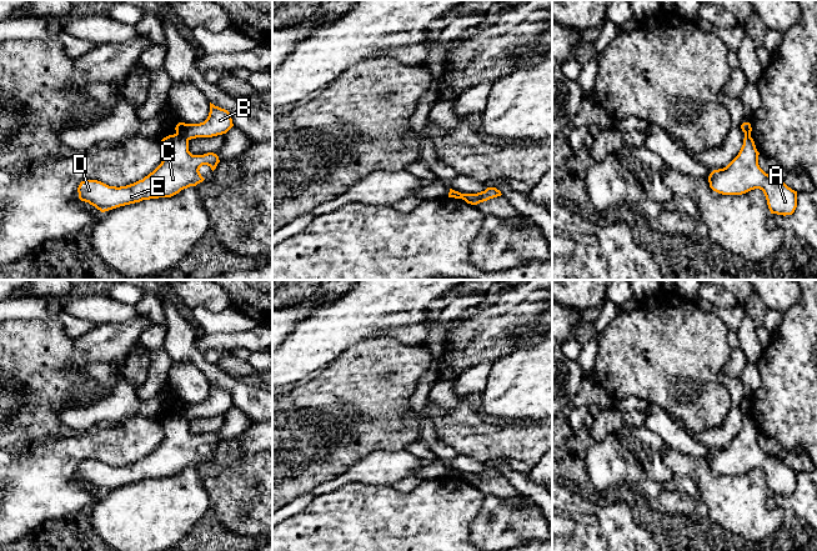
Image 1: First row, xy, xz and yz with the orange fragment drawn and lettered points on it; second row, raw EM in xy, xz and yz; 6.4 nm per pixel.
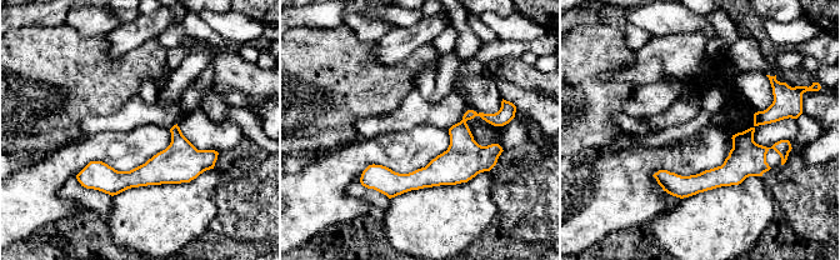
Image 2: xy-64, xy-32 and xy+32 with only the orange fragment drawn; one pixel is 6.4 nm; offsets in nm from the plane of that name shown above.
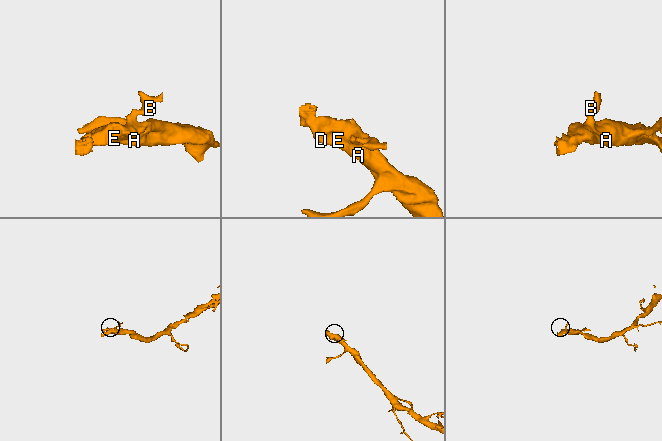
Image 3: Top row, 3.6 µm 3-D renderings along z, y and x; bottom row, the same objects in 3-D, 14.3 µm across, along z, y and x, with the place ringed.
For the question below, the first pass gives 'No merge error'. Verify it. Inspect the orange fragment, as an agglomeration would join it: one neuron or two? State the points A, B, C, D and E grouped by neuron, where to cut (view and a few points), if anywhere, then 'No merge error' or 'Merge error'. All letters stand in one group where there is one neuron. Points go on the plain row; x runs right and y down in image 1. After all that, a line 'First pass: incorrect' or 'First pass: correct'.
Groups: A C D E / B. Split along xy (176, 412), (188, 420). Merge error
First pass: incorrect

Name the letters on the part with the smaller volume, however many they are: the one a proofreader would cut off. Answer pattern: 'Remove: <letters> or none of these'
Remove: B

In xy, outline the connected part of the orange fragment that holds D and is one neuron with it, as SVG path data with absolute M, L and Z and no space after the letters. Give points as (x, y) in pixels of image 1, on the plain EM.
M179 414L164 417L160 424L164 439L142 460L120 467L97 460L84 460L77 467L79 479L105 492L142 480L171 477L205 460L199 451L202 445L214 451L220 442L214 432L192 435L189 431L189 420Z

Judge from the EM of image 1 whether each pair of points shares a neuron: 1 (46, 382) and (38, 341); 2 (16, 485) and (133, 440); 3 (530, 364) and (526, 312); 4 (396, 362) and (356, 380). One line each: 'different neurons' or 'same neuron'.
1: same neuron
2: same neuron
3: different neurons
4: same neuron

